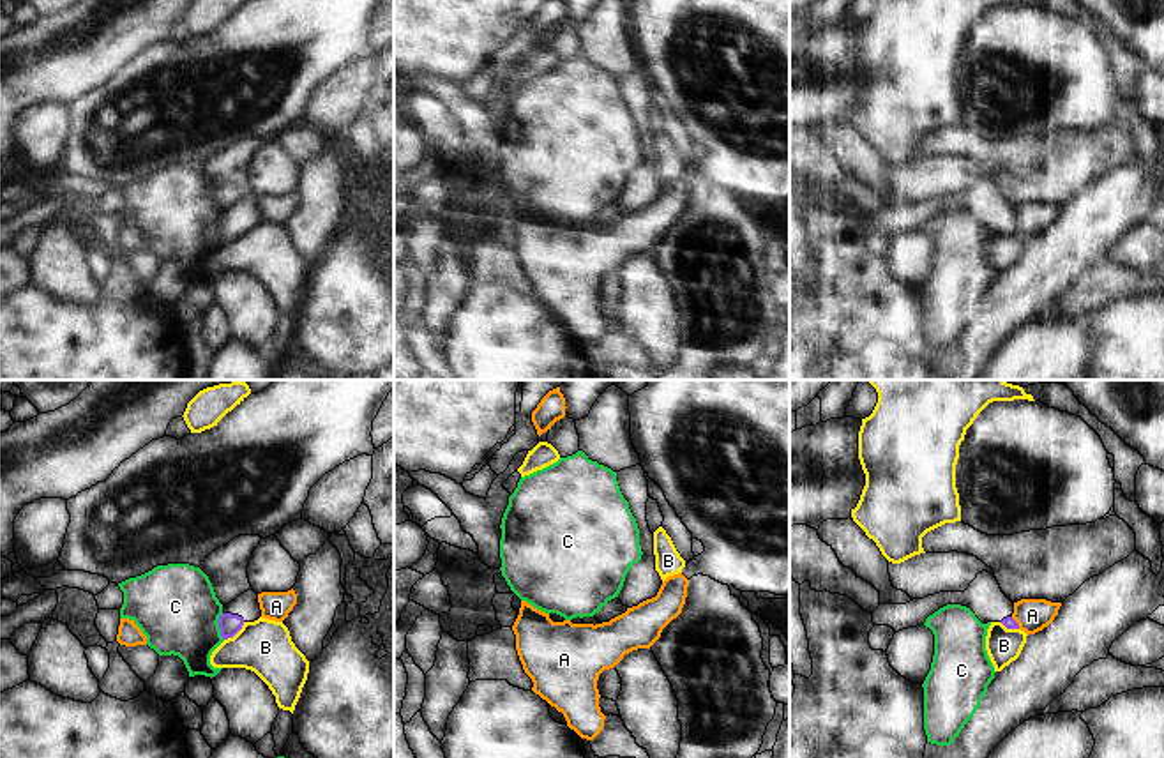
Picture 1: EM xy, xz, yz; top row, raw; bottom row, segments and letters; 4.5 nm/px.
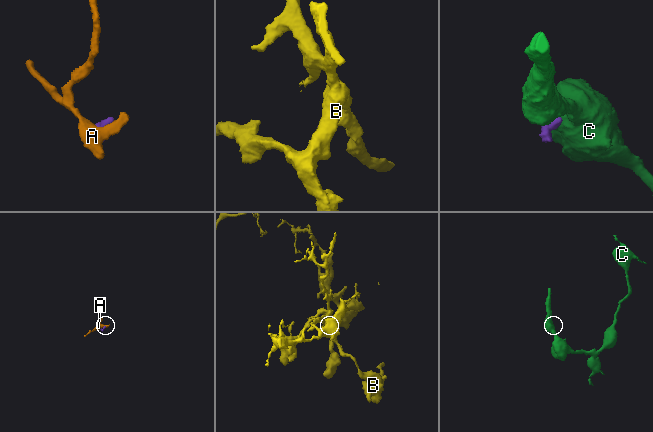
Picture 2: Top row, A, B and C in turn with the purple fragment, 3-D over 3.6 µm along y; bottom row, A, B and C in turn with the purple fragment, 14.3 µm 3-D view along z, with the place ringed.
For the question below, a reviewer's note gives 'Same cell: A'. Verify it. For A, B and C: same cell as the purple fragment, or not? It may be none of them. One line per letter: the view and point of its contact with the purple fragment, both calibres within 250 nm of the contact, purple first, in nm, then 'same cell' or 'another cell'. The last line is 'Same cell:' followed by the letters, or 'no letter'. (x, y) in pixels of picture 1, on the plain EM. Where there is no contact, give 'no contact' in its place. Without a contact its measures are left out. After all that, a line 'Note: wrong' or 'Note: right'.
A: contact yz (1016, 227); calibres 60 and 160 nm; another cell
B: contact xy (235, 237); calibres 100 and 240 nm; another cell
C: contact xy (219, 232); calibres 100 and 380 nm; another cell
Same cell: no letter
Note: wrong

